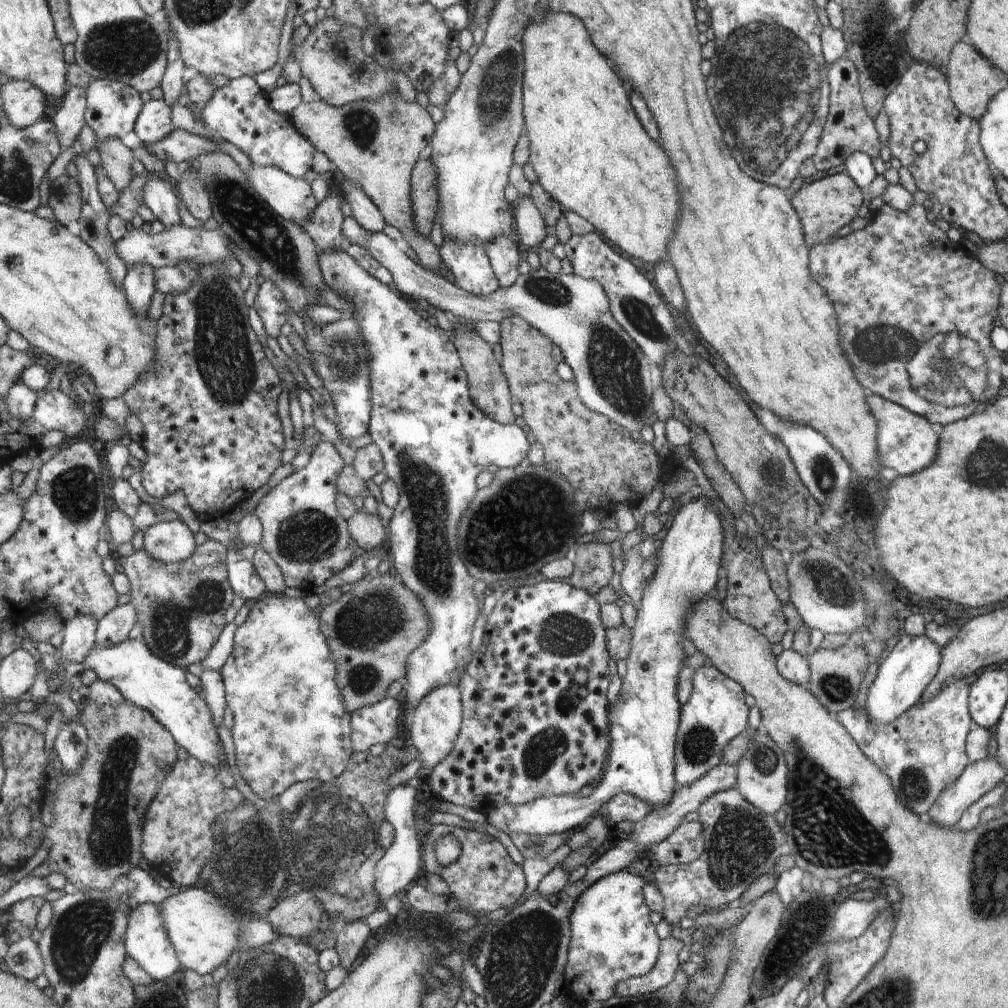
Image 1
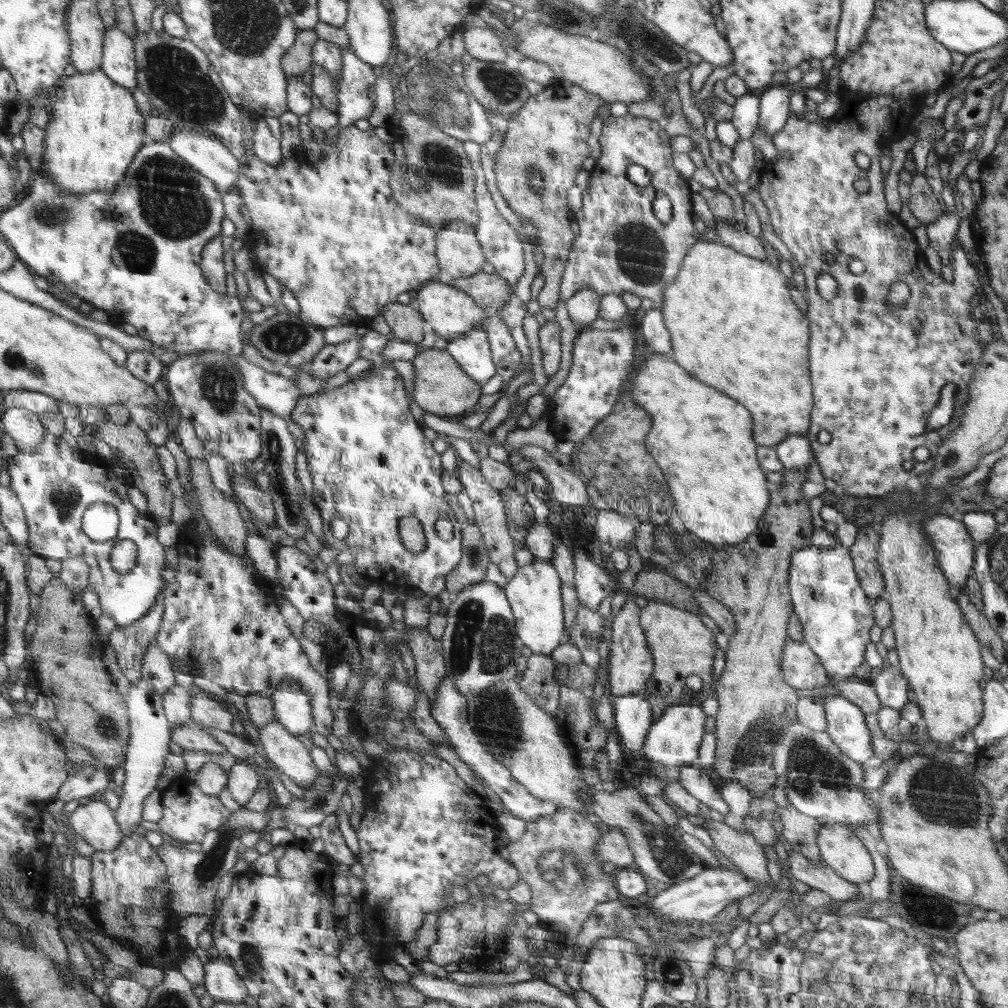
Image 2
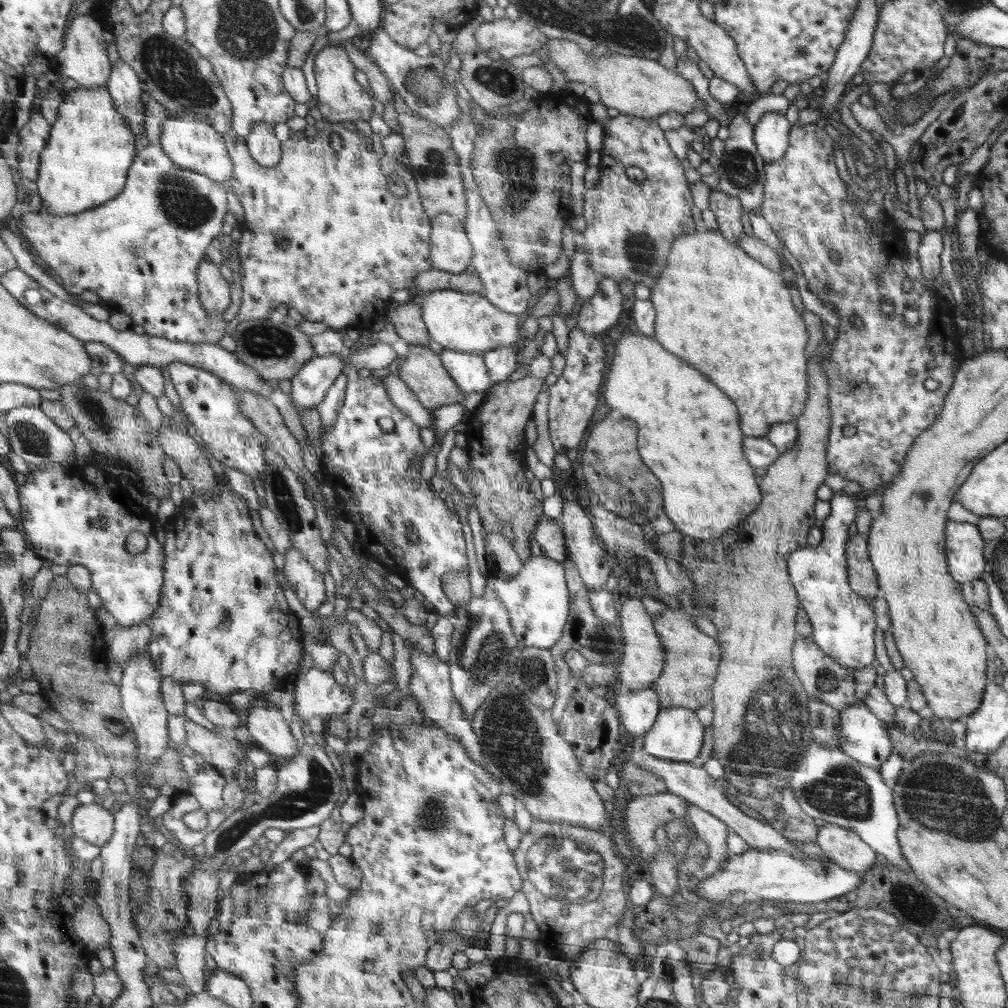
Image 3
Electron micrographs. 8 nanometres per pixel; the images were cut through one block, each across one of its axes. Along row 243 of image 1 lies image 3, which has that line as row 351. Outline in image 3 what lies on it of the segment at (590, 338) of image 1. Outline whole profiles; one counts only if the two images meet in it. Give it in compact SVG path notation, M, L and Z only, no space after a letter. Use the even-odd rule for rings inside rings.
M379 341L375 345L370 345L369 347L361 348L361 350L349 350L348 353L344 354L344 367L352 366L356 370L360 369L378 369L386 368L390 363L398 357L397 353L392 347L392 344L384 343Z

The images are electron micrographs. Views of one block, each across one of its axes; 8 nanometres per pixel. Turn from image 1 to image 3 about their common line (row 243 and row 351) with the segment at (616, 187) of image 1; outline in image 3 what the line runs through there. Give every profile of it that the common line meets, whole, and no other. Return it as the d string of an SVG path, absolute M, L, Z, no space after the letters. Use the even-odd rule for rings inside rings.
M624 332L618 340L610 358L610 372L602 384L602 396L611 411L620 410L624 418L634 420L640 428L640 456L644 456L644 464L660 476L665 515L673 522L675 530L688 536L716 539L724 533L731 534L762 502L752 466L742 454L744 436L739 410L704 374L664 350L654 337Z

